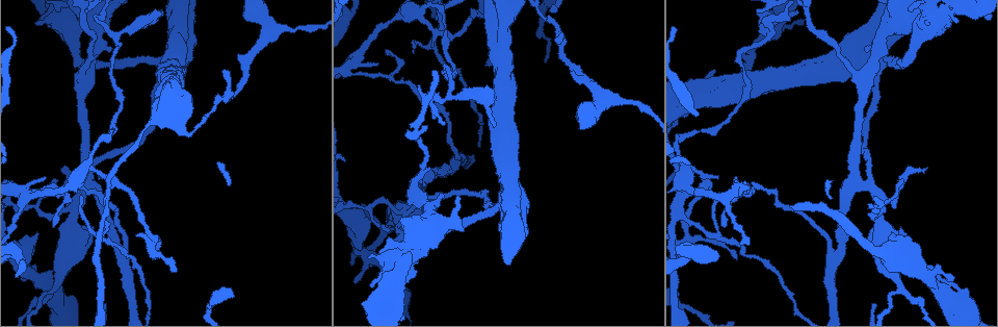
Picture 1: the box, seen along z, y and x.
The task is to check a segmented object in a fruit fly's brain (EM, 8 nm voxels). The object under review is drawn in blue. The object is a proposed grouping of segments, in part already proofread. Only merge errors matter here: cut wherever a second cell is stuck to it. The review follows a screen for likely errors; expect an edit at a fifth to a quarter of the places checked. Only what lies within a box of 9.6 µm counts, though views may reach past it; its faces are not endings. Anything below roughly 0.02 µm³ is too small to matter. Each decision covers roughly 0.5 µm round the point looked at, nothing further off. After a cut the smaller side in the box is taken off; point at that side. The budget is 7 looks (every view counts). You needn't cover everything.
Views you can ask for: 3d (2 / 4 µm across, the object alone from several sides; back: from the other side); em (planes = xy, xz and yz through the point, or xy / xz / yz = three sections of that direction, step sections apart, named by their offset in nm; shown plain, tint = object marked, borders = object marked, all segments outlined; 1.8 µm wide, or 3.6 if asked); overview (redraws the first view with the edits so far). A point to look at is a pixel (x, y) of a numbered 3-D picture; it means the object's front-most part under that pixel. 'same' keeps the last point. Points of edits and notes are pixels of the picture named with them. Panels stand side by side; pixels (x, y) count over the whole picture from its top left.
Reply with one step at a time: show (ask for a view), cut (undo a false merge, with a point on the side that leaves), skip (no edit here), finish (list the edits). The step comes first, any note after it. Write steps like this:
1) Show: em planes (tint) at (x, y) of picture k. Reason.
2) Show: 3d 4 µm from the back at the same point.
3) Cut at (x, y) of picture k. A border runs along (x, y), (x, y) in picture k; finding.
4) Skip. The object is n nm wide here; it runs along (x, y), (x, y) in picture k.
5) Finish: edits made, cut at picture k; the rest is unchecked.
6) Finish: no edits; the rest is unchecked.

Show: em 3.6 µm planes (tint) at (752, 190) of picture 1. Abrupt turn.

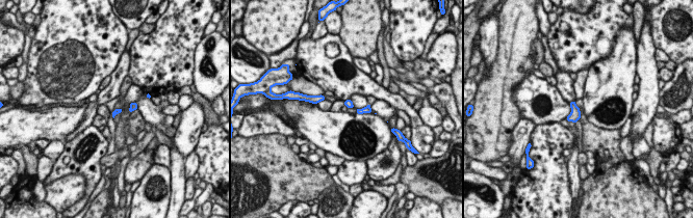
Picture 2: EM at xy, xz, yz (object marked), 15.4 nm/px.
Skip. The object is 70 nm wide here; it runs along (347, 102), (357, 110), (368, 110) in picture 2; all the same cell.

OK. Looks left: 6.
Show: em 3.6 µm planes (borders) at (412, 252) of picture 1. Thick turns thin.

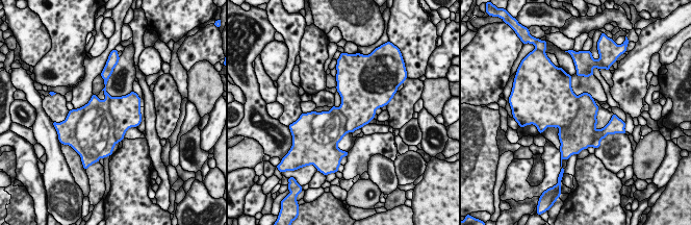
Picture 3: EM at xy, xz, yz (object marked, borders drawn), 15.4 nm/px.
Cut at (126, 110) of picture 3. A border runs along (110, 97), (118, 142) in picture 3; two cells meet here.

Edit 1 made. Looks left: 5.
Show: 3d 2 µm at (561, 58) of picture 1. Abrupt turn.

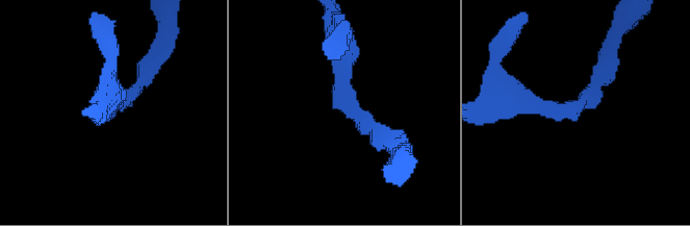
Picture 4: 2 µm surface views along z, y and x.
Show: em yz step 16 (tint) at (349, 104) of picture 4.

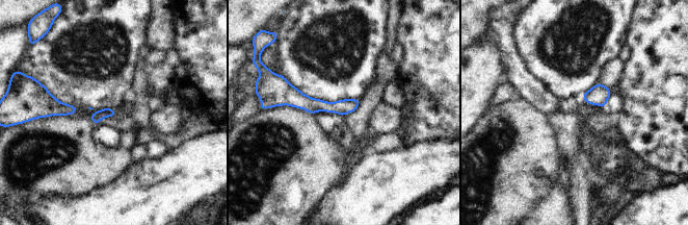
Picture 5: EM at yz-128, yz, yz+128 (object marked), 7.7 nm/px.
Show: em planes (tint) at the same point. Cut it another way.

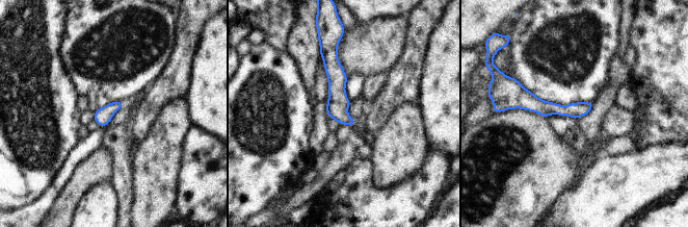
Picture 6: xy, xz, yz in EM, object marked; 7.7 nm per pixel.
Skip. It runs along (516, 101), (558, 109), (589, 104) in picture 6; one cell here.

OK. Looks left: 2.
Finish: edits made, cut at picture 3; the rest is unchecked.

